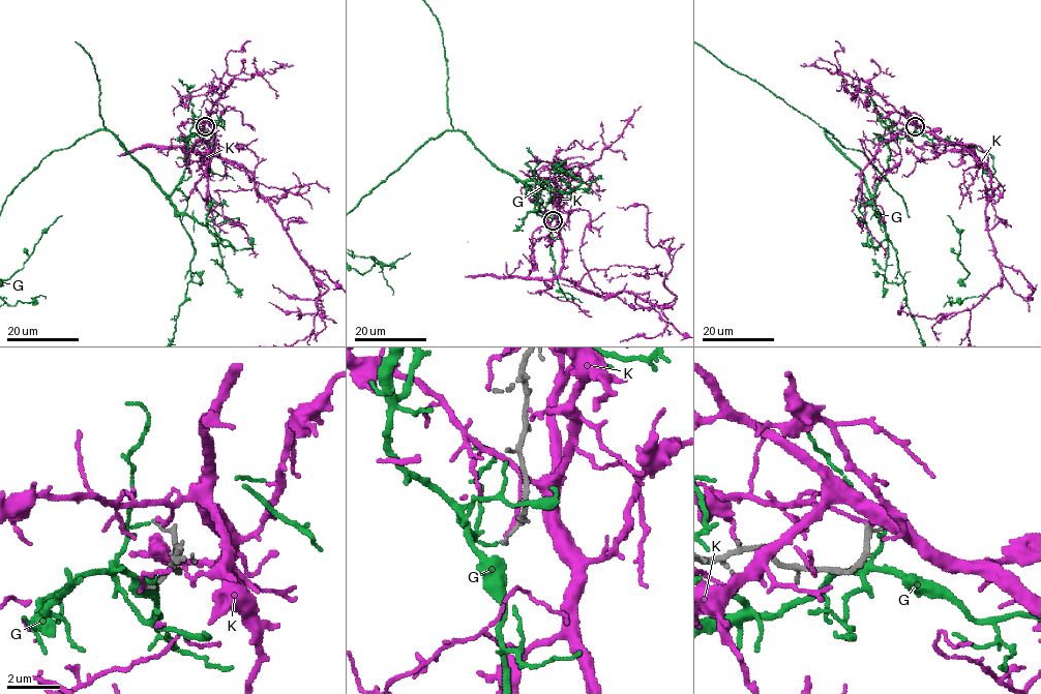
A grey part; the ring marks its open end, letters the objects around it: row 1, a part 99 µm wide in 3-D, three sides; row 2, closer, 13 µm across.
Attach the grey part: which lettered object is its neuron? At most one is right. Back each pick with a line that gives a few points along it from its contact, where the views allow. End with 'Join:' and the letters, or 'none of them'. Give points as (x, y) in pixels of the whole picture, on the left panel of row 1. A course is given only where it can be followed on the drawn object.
Join: none of them

